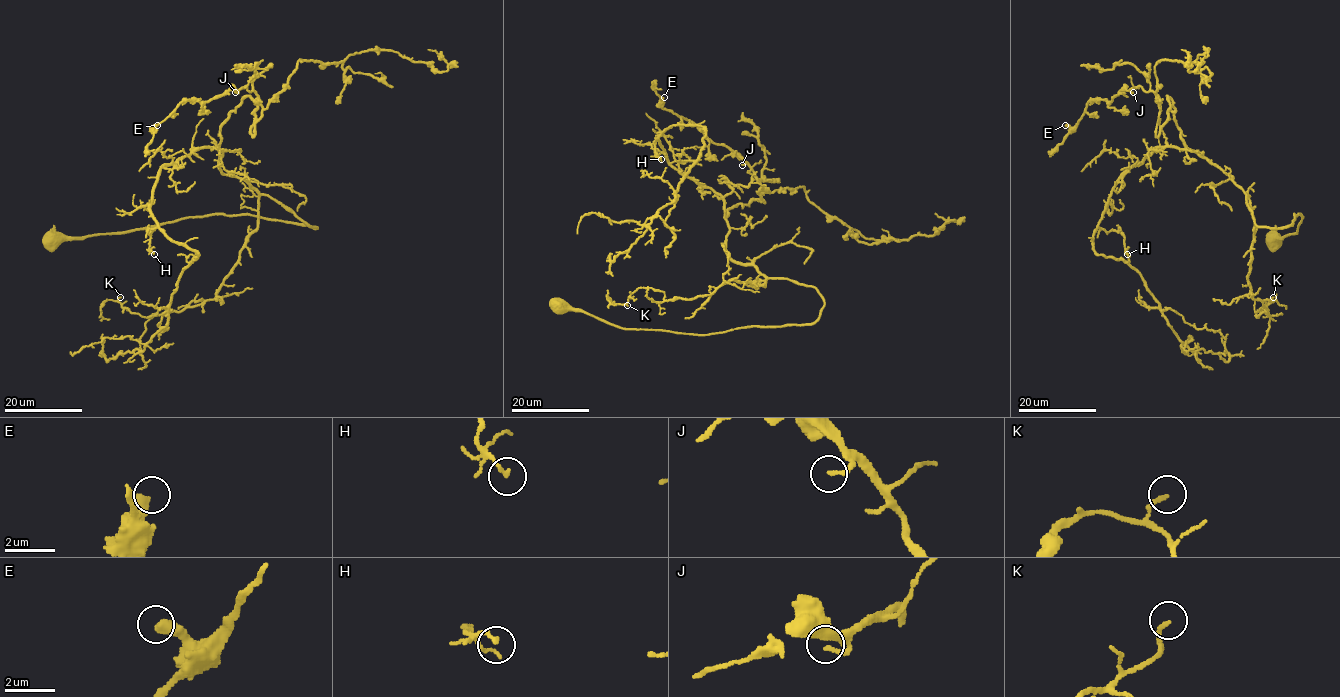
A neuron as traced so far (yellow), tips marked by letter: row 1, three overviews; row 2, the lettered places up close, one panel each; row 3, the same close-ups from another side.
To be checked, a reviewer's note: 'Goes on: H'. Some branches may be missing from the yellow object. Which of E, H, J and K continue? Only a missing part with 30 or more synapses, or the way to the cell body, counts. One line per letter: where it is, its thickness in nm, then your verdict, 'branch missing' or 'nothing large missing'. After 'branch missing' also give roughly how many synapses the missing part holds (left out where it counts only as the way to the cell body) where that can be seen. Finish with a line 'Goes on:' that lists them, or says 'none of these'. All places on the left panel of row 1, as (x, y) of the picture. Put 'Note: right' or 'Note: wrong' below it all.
E: at (157, 125); 480 nm thick; nothing large missing
H: at (154, 254); 140 nm thick; nothing large missing
J: at (235, 92); 170 nm thick; nothing large missing
K: at (120, 297); 130 nm thick; nothing large missing
Goes on: none of these
Note: wrong

